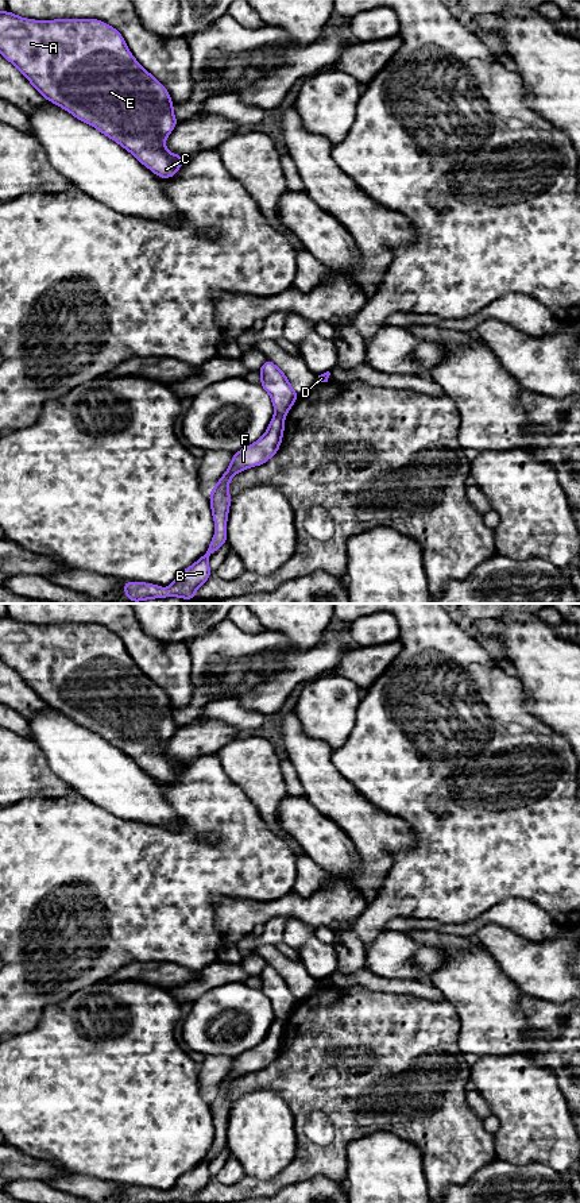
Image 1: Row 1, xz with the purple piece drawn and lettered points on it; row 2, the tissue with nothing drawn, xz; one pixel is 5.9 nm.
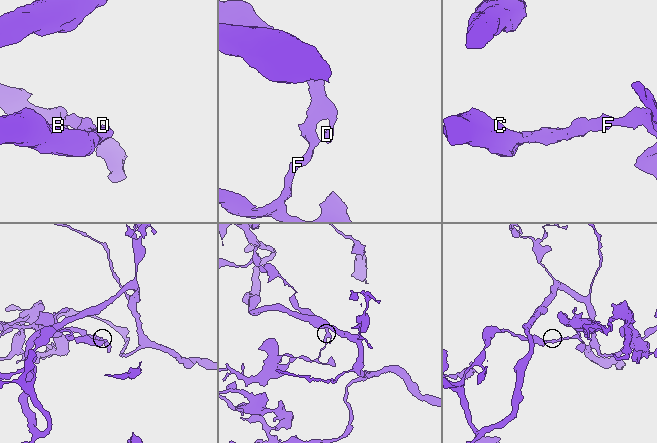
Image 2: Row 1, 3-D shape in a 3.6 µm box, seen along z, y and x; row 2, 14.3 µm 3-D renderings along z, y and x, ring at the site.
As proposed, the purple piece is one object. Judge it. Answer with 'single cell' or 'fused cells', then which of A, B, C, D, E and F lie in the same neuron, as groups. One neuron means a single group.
fused cells; groups A C D E / B F

